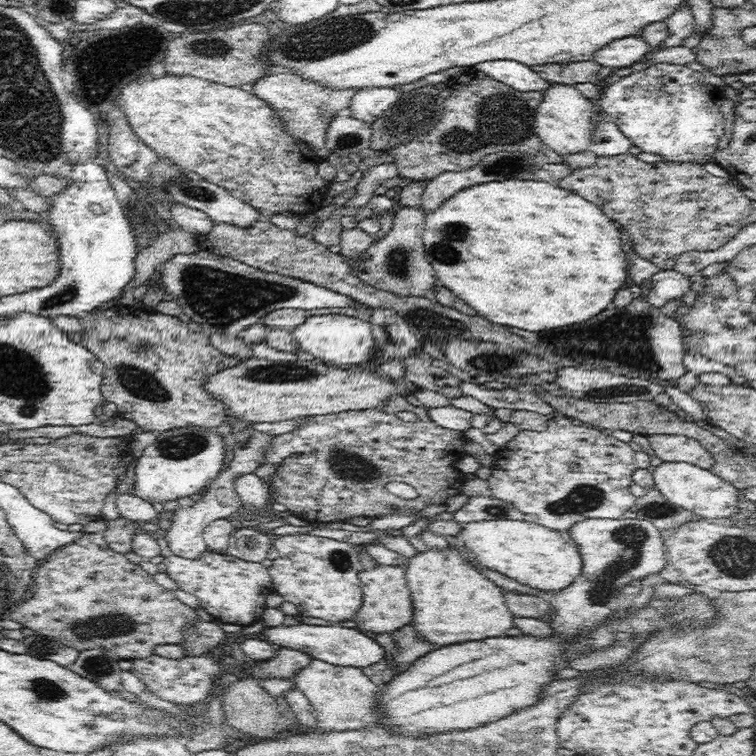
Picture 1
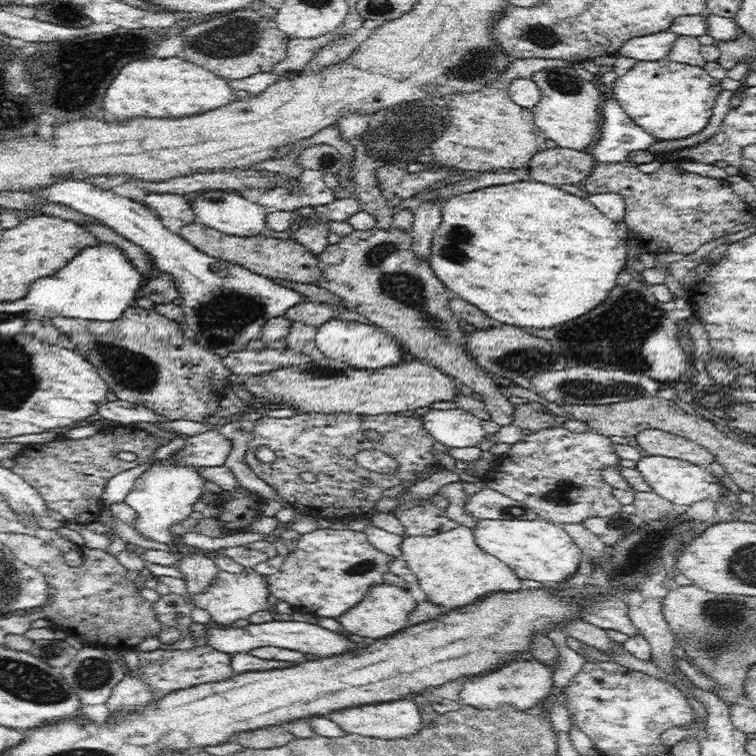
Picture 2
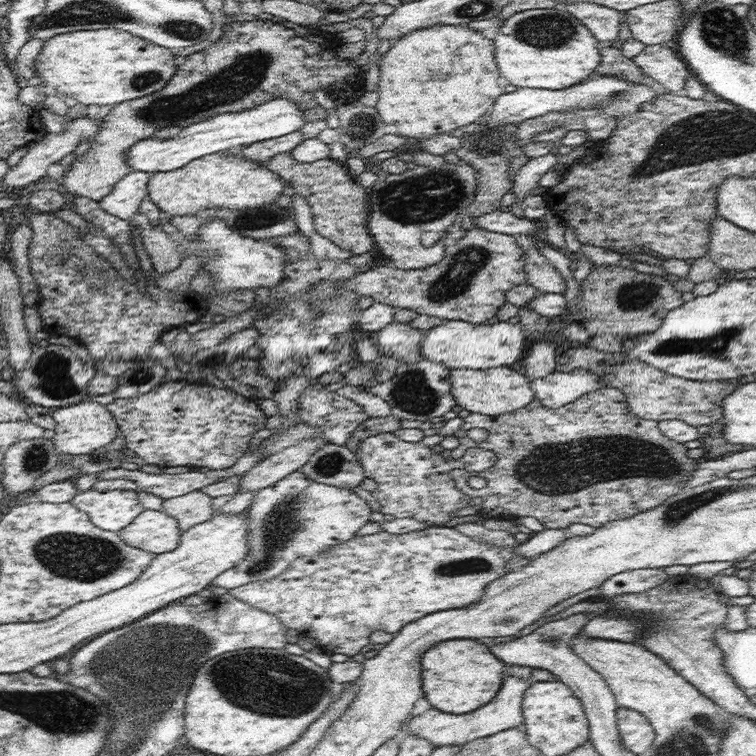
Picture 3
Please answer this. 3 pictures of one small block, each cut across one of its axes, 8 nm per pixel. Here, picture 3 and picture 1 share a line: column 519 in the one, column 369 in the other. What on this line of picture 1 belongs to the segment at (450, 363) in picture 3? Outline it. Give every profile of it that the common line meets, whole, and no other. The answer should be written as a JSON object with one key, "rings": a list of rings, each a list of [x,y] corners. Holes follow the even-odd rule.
{"rings":[[[342,314],[310,315],[304,324],[292,332],[300,351],[309,352],[314,358],[332,365],[357,367],[372,360],[378,352],[370,321]]]}

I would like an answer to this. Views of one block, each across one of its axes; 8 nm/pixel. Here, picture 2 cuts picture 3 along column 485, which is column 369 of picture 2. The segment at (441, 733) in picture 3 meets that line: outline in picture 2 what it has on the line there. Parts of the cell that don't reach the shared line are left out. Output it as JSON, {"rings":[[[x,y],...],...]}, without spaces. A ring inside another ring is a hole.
{"rings":[[[410,698],[396,700],[396,702],[384,702],[384,704],[368,704],[364,708],[346,708],[346,710],[334,712],[330,716],[330,720],[334,721],[347,733],[382,738],[384,740],[406,738],[406,736],[410,736],[410,734],[414,734],[414,732],[418,732],[422,728],[422,714],[420,714],[416,703],[412,702]]]}

